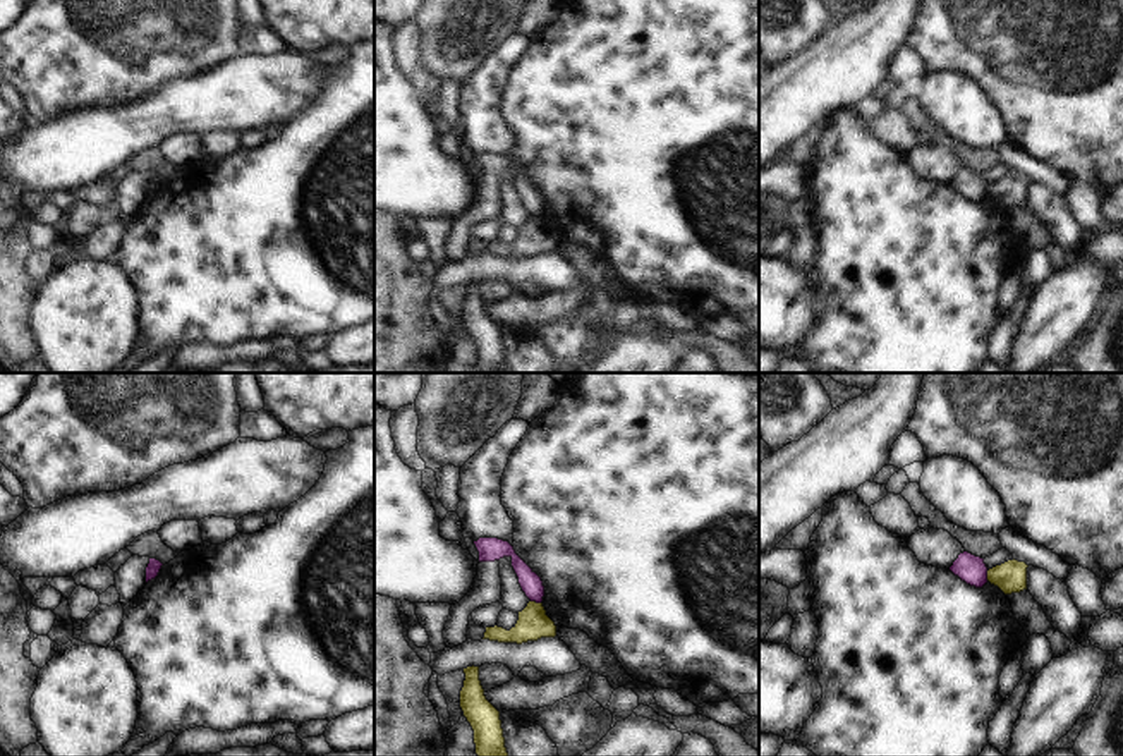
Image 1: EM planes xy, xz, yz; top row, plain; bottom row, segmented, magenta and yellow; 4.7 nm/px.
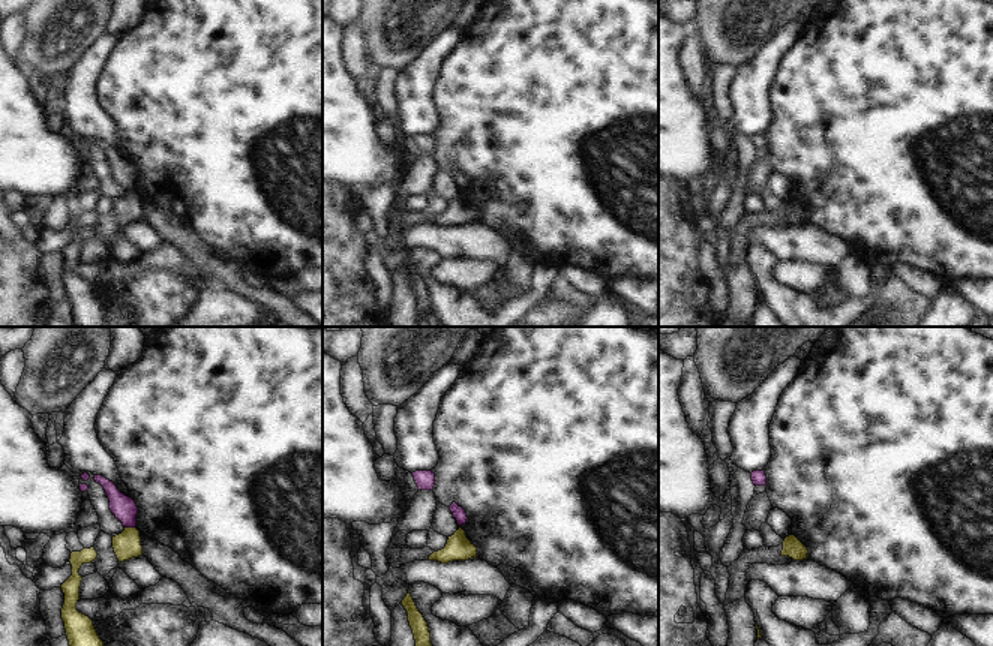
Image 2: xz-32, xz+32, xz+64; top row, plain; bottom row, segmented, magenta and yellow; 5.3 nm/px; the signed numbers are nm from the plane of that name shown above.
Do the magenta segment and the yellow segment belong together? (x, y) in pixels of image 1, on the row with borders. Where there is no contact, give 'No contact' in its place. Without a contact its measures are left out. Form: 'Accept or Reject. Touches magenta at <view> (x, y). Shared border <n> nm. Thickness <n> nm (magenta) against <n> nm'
Reject. Touches magenta at xz (536, 602). Shared border 50 nm. Thickness 100 nm (magenta) against 150 nm

